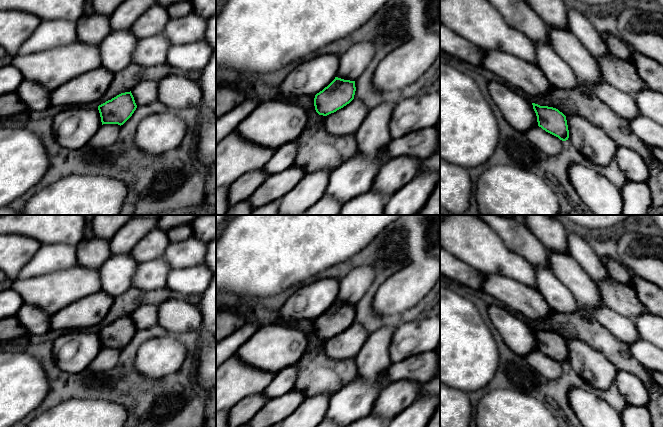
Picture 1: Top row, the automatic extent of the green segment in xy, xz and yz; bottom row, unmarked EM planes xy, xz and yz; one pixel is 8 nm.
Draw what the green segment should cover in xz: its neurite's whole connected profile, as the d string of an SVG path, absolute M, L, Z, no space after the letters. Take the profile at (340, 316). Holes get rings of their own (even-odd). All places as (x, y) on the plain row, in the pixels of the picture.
M338 301L314 322L315 334L319 339L327 340L349 328L355 319L355 305Z

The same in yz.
M532 327L538 350L562 365L569 362L566 340L558 333Z

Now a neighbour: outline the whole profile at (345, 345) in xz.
M353 323L343 332L327 339L324 352L331 359L355 358L368 336L366 328Z

